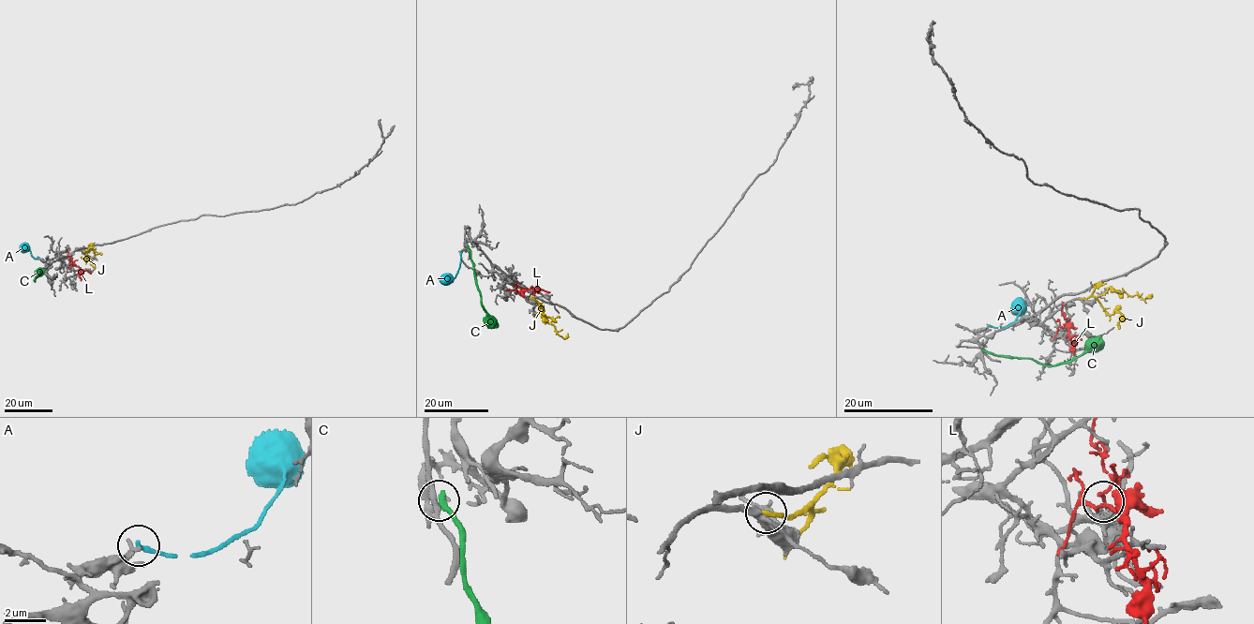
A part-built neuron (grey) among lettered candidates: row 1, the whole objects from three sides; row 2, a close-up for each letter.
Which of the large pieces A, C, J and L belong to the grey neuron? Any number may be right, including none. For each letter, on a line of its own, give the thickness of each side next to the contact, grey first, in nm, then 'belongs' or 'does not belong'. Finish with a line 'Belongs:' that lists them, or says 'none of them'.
A: calibres 280 and 240 nm; does not belong
C: calibres 240 and 360 nm; does not belong
J: calibres 280 and 260 nm; belongs
L: calibres 100 and 160 nm; does not belong
Belongs: J

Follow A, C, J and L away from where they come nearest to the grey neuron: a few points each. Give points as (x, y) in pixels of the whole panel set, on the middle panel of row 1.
A: (461, 252), (460, 266), (455, 276), (444, 275), (439, 280)
C: (467, 245), (481, 301), (495, 326)
J: (530, 297), (534, 298), (542, 308), (542, 317), (554, 326), (559, 334), (566, 338), (567, 334)
L: (515, 289), (532, 289), (550, 292)

